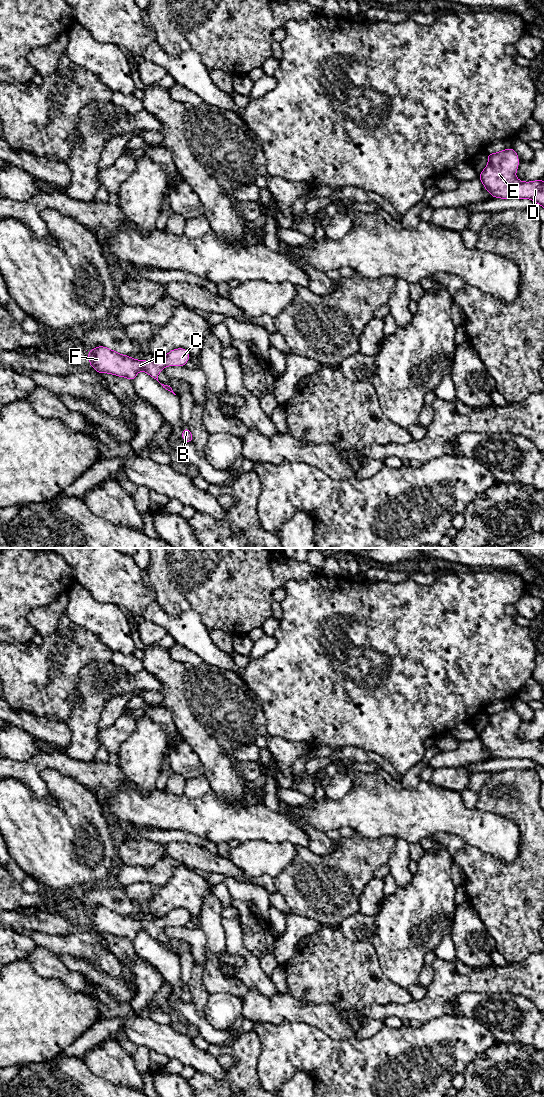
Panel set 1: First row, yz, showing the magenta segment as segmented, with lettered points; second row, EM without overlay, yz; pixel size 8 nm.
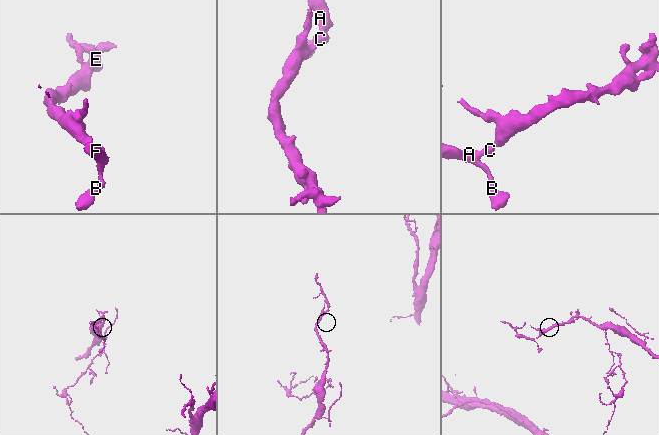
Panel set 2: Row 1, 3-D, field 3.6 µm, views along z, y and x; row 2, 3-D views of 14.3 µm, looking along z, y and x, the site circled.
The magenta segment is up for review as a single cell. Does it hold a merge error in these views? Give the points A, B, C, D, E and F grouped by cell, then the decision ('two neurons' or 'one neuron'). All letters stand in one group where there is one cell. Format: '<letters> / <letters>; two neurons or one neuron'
A B C D E F; one neuron

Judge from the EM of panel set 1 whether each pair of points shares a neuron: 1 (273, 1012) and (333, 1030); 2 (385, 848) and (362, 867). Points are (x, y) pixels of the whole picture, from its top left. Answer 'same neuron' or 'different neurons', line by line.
1: same neuron
2: same neuron

